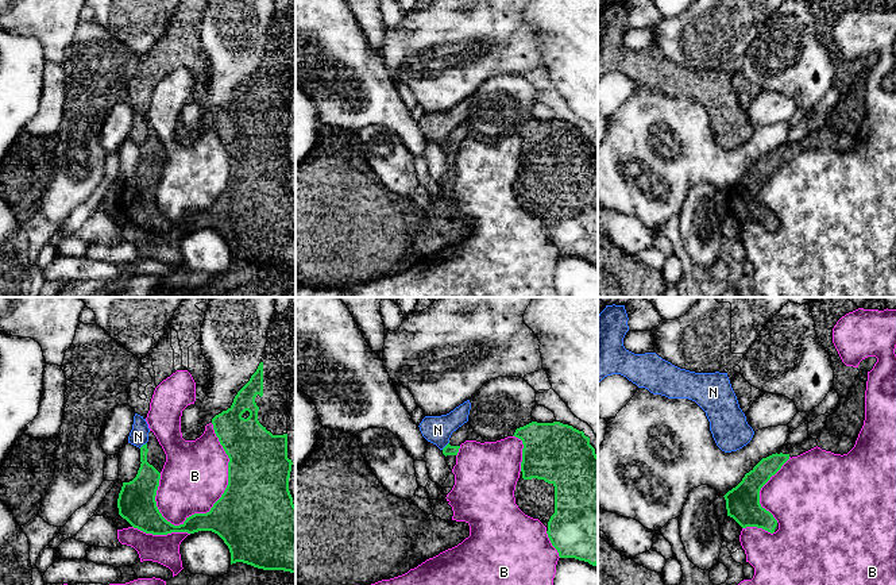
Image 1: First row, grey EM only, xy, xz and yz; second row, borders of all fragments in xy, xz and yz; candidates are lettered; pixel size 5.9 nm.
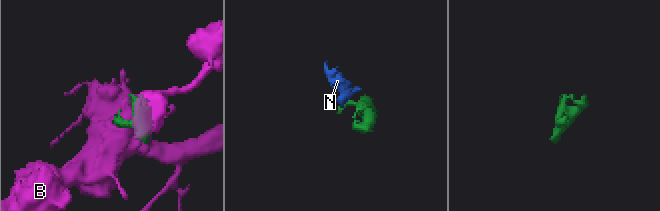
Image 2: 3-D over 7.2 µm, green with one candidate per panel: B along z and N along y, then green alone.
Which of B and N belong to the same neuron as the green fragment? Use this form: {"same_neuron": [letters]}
{"same_neuron": []}

